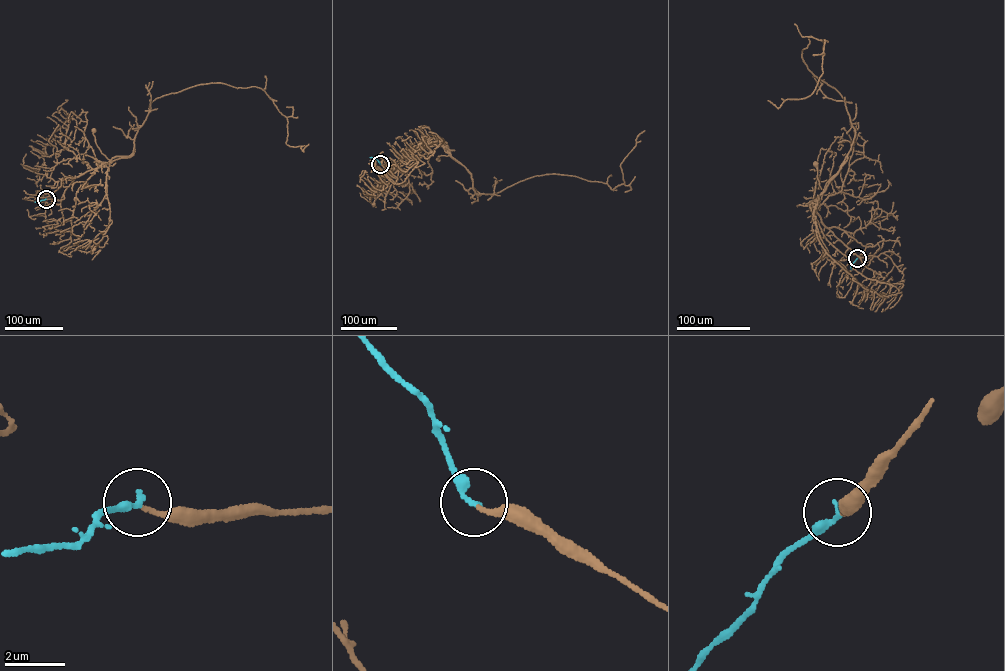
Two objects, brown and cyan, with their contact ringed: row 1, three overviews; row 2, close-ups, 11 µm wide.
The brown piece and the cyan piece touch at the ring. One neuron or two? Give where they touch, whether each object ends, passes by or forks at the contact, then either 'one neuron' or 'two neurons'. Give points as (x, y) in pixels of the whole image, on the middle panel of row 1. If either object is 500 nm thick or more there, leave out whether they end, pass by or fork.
at (380, 164); brown ends there; cyan ends there; one neuron

